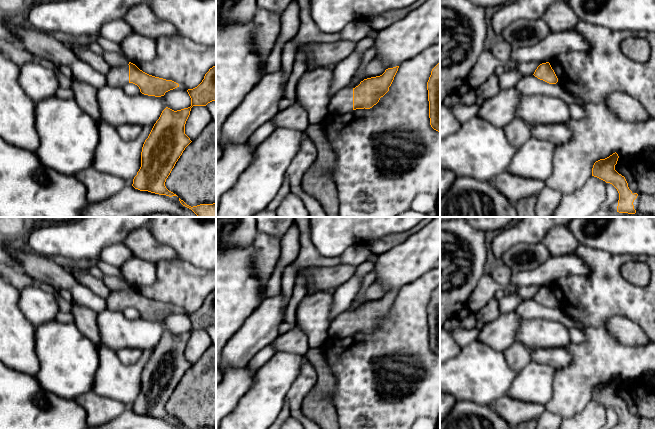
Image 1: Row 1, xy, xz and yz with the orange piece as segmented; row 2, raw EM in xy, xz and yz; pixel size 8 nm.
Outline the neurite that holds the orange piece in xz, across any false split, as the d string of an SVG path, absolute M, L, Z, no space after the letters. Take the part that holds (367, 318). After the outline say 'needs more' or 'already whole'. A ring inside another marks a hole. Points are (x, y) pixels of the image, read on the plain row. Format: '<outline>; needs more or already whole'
M388 292L380 300L364 303L355 312L341 313L330 323L328 335L345 338L356 333L372 332L389 315L398 292Z; needs more

